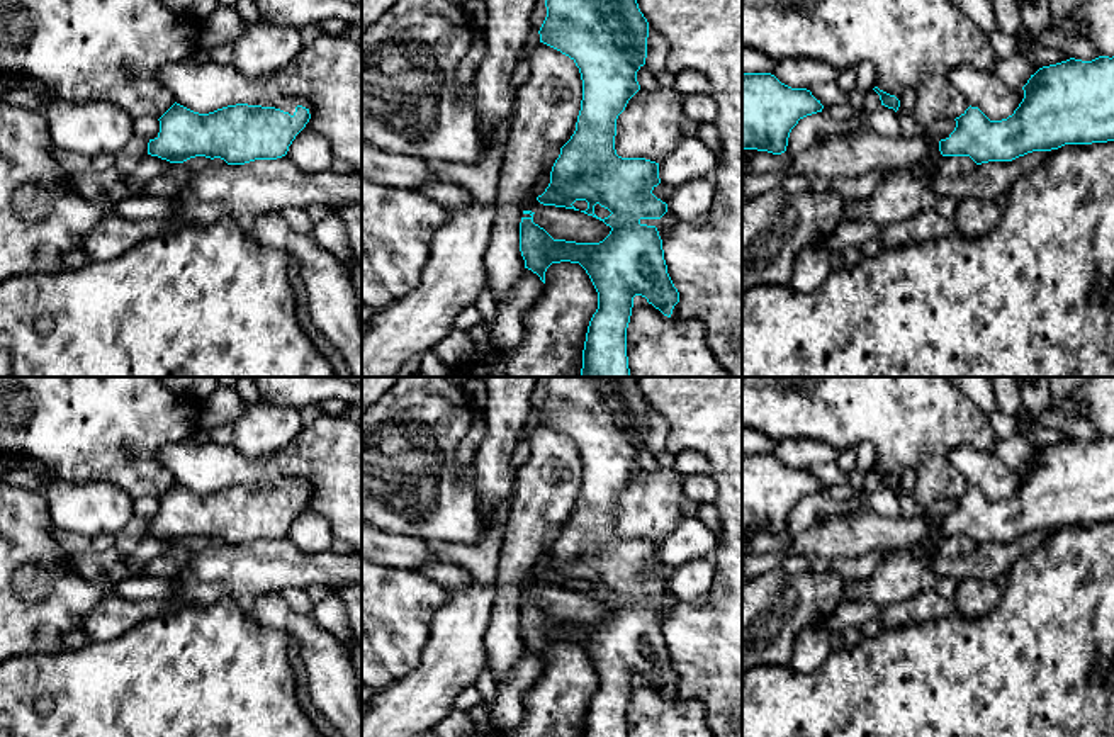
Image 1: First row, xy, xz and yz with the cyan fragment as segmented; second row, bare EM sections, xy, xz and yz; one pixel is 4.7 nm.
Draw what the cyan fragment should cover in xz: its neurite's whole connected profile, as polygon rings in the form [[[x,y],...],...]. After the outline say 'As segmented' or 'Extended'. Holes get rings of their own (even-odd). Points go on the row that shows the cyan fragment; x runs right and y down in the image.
[[[545,0],[547,17],[538,31],[540,42],[569,56],[579,68],[582,80],[582,100],[571,139],[560,148],[550,172],[550,183],[537,200],[543,205],[576,209],[576,200],[586,200],[588,209],[581,211],[603,221],[611,228],[610,234],[599,243],[576,243],[554,239],[543,228],[533,222],[532,211],[523,211],[520,222],[520,251],[525,268],[532,270],[545,284],[545,272],[552,263],[579,263],[589,275],[598,292],[598,309],[593,314],[584,350],[581,377],[630,377],[627,357],[627,328],[632,316],[633,297],[642,295],[671,318],[679,302],[679,292],[674,287],[664,260],[662,239],[655,226],[642,224],[642,219],[661,219],[667,212],[667,204],[657,199],[652,190],[661,183],[659,163],[645,158],[622,158],[615,149],[616,119],[625,110],[628,100],[640,90],[637,71],[645,65],[649,22],[639,8],[637,0]]]. As segmented

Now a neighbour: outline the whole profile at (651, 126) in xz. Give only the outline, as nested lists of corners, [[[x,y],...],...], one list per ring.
[[[640,88],[616,119],[616,155],[661,163],[681,141],[683,119],[683,102],[678,90],[647,92]]]

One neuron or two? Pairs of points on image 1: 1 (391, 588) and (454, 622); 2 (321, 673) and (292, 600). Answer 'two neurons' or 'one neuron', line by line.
1: two neurons
2: two neurons

